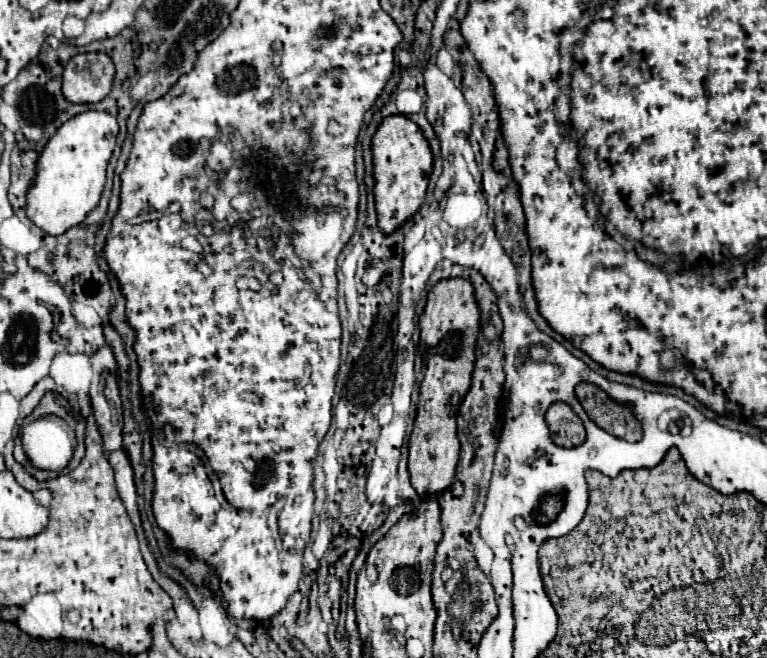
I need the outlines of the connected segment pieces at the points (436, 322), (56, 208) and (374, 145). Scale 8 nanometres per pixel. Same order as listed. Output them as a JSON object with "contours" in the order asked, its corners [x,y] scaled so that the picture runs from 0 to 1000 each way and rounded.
{"contours":[[[[585,422],[575,426],[565,435],[565,441],[557,450],[554,474],[546,483],[549,498],[549,523],[554,523],[554,574],[549,581],[549,602],[544,617],[544,635],[541,635],[541,653],[533,666],[533,720],[536,736],[541,745],[554,748],[570,748],[588,739],[593,726],[593,708],[598,699],[598,666],[596,666],[596,647],[593,635],[588,632],[588,599],[609,599],[614,584],[614,565],[619,553],[619,520],[625,511],[625,468],[617,450],[617,435],[604,422]]],[[[108,170],[87,182],[56,225],[46,286],[35,295],[35,328],[61,356],[77,359],[106,340],[126,316],[140,267],[150,213],[155,204],[153,179],[142,170]]],[[[512,173],[494,188],[484,213],[484,231],[494,347],[499,347],[499,353],[512,353],[549,316],[559,277],[557,271],[565,255],[565,234],[546,191],[523,173]]]]}

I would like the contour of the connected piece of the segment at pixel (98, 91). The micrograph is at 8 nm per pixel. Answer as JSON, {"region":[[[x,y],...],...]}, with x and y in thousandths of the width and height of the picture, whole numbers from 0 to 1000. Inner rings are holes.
{"region":[[[137,79],[100,82],[82,109],[82,143],[98,158],[121,158],[134,152],[147,131],[150,100]]]}

